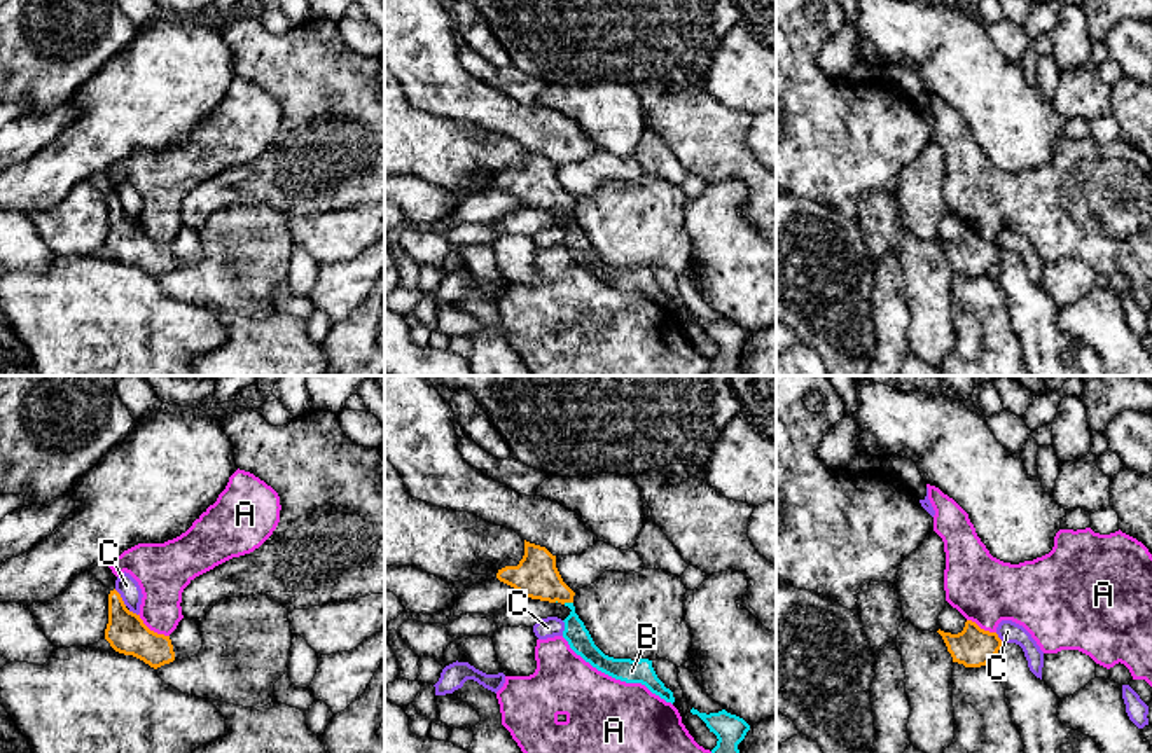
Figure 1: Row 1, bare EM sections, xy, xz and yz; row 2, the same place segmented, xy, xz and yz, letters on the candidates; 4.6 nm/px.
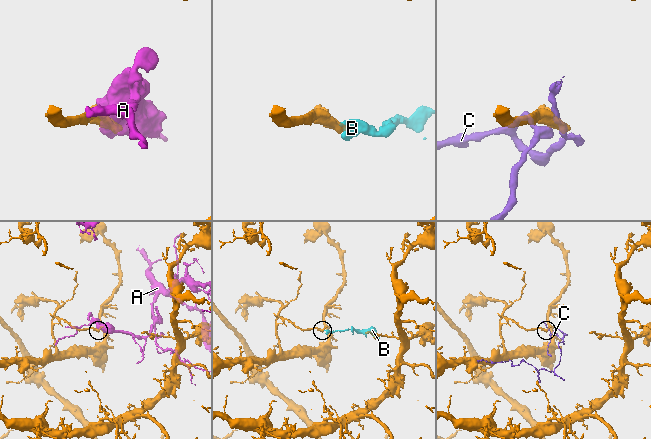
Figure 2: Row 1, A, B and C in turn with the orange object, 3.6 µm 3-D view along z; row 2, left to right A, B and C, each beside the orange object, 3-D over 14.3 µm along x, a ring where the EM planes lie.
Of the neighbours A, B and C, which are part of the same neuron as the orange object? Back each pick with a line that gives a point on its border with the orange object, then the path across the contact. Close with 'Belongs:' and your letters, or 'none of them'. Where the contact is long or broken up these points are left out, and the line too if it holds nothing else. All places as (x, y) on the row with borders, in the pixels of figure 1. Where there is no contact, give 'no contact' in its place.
B: contact xz (567, 601); way xz (537, 577), (567, 601), (572, 608), (576, 633)
Belongs: B

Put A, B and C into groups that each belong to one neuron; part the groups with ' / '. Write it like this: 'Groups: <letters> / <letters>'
Groups: A / B / C

